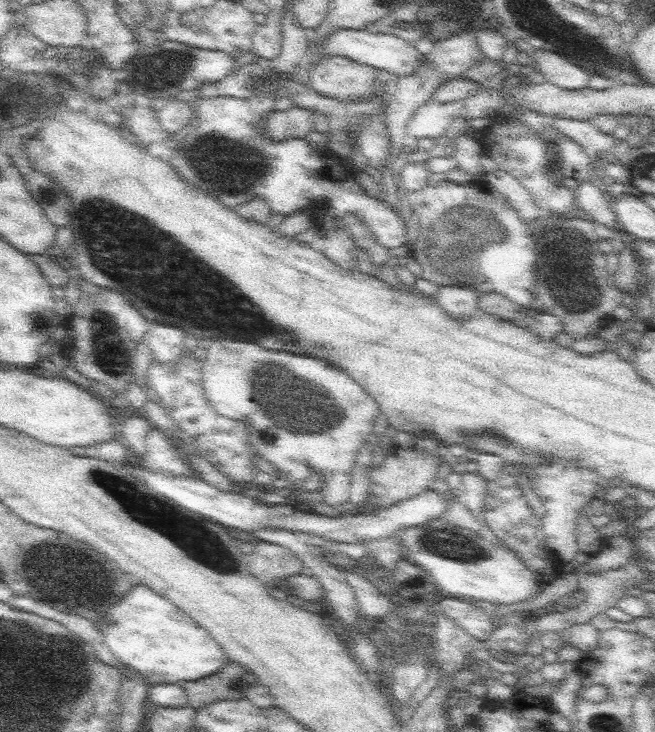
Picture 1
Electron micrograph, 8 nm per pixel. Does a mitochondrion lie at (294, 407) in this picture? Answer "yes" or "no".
yes

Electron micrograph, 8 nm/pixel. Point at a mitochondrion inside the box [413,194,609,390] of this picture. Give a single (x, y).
(566, 271)

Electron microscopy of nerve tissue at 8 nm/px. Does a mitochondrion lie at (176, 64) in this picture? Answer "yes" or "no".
yes

